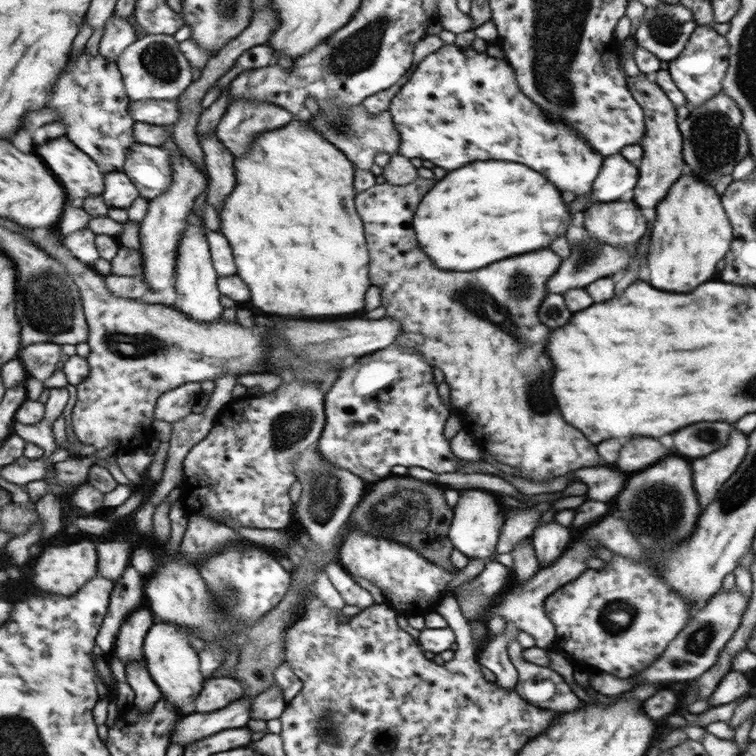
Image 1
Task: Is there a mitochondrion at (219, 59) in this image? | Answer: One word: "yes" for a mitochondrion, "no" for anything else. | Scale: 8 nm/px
no

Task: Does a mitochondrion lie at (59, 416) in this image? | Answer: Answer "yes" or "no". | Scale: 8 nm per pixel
no

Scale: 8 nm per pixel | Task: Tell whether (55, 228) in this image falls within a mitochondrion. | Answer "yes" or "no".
no

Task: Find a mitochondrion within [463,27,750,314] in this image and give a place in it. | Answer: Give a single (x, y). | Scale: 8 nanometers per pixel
(714, 138)

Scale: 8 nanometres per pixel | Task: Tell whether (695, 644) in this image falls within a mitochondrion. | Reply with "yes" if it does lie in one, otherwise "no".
yes

